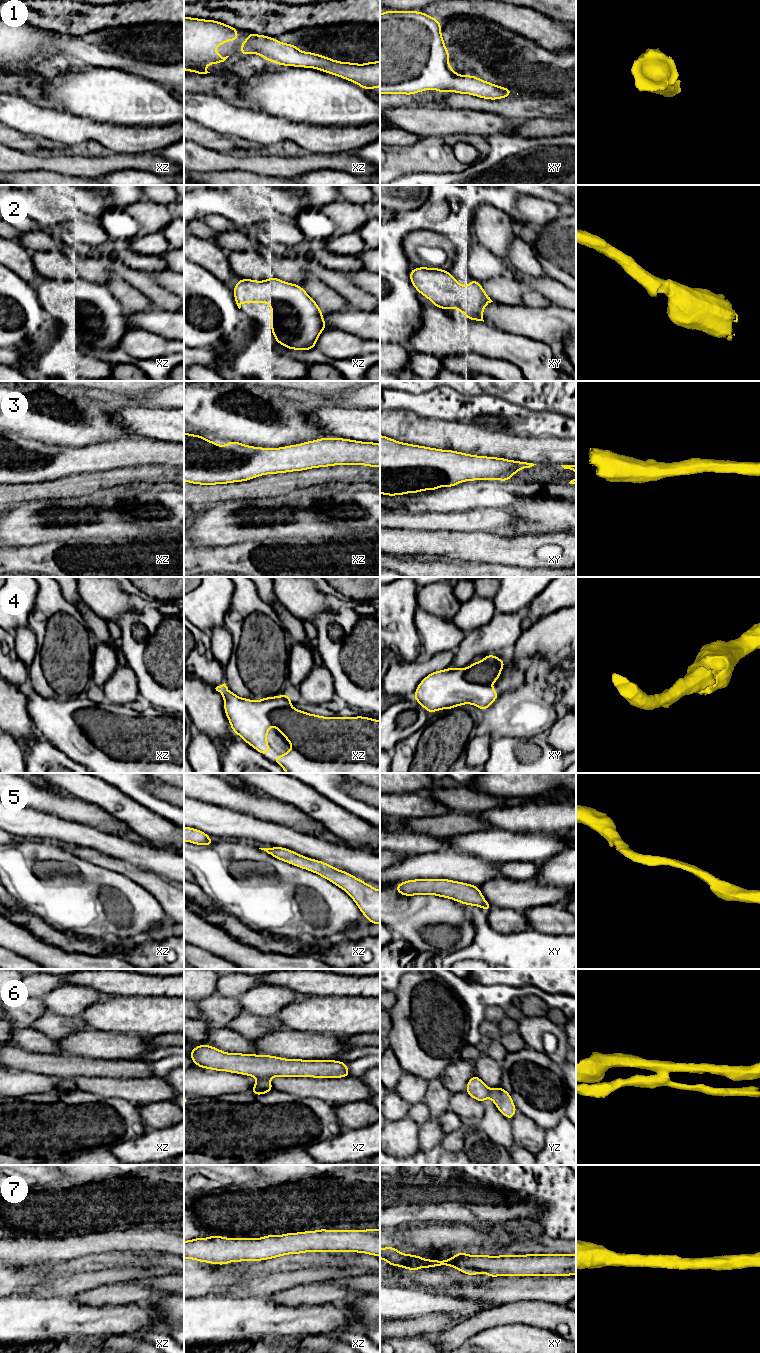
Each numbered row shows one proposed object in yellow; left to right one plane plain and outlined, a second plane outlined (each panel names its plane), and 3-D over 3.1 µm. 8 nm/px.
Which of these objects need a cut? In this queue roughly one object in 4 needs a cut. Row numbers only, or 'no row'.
6

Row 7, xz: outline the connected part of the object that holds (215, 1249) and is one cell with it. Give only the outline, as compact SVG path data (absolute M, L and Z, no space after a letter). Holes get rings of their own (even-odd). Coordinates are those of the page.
M319 1229L261 1238L213 1235L184 1241L184 1259L218 1265L306 1252L356 1252L380 1257L380 1229Z

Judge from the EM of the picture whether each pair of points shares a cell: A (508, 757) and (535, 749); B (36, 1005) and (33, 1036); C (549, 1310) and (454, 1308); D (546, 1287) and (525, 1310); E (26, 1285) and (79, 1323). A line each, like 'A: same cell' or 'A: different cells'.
A: same cell
B: different cells
C: different cells
D: different cells
E: different cells

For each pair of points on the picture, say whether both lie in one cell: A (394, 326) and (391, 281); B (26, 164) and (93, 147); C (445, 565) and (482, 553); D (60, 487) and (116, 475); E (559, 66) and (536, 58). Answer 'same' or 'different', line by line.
A: same
B: different
C: different
D: same
E: same

